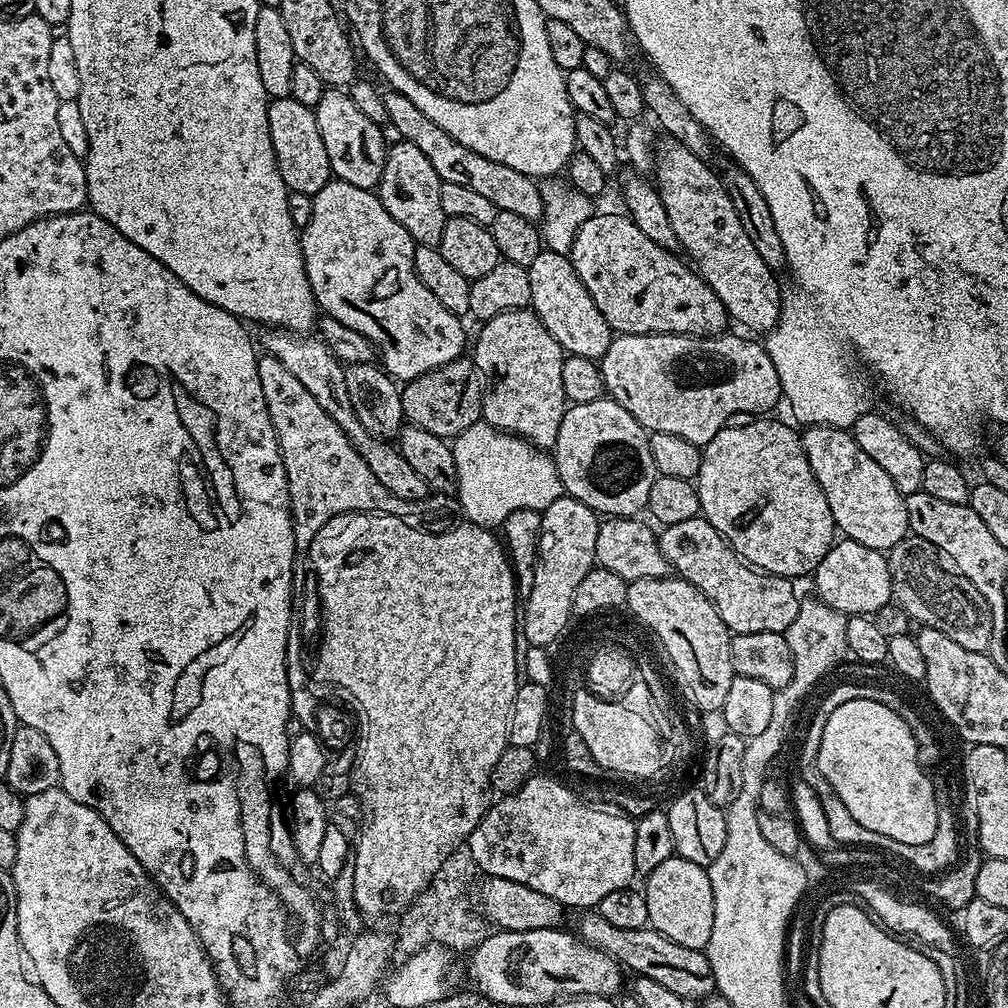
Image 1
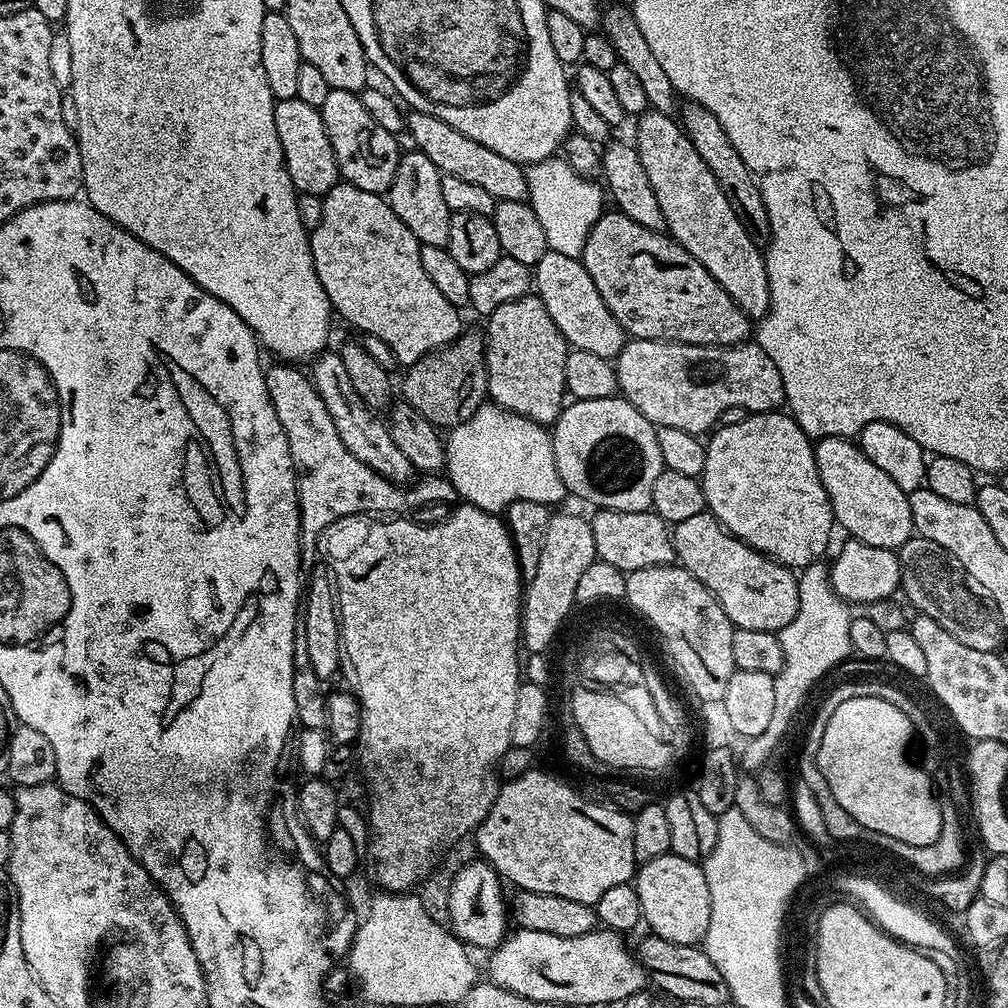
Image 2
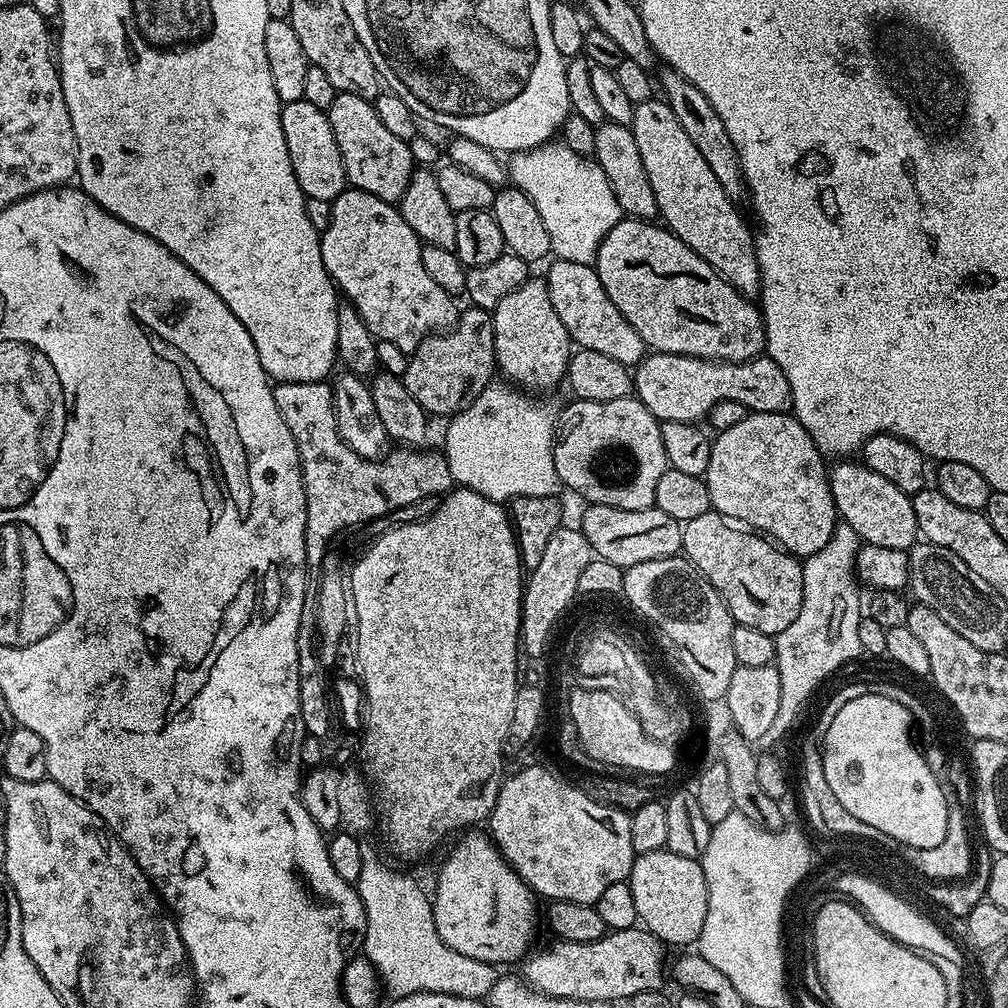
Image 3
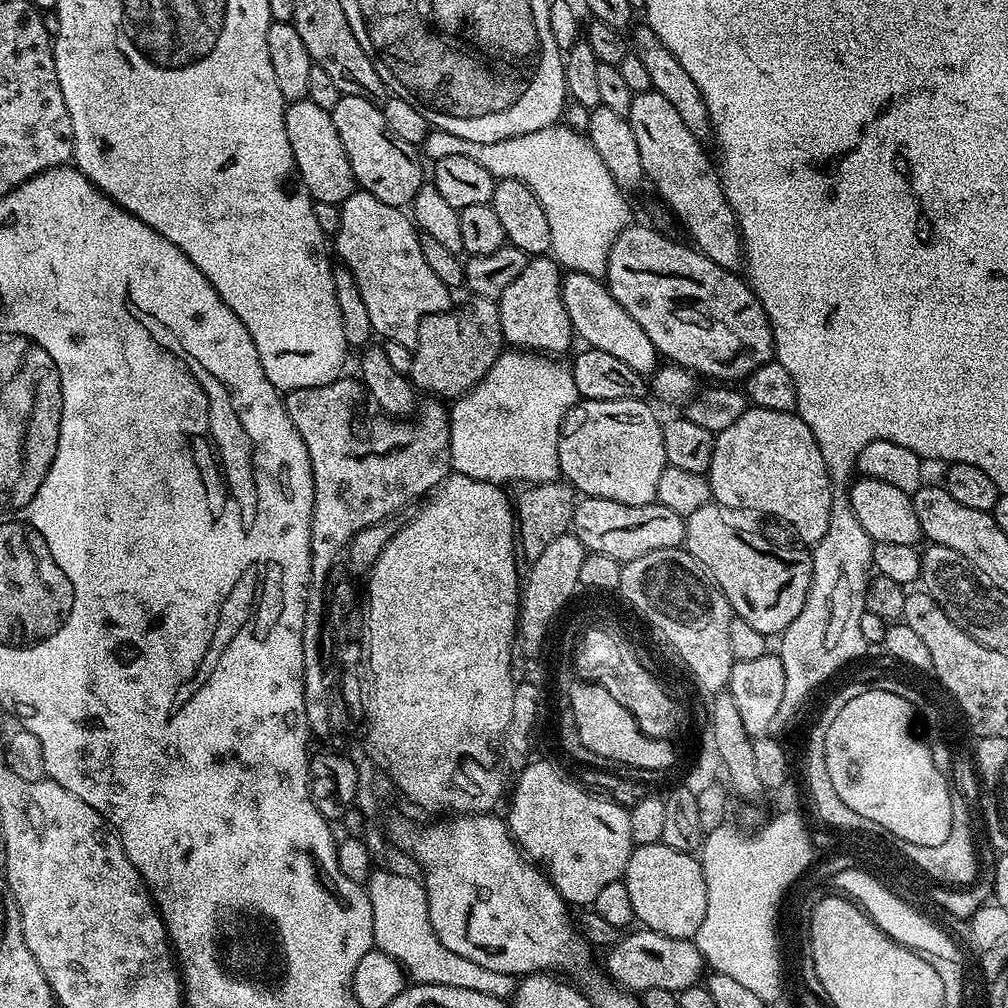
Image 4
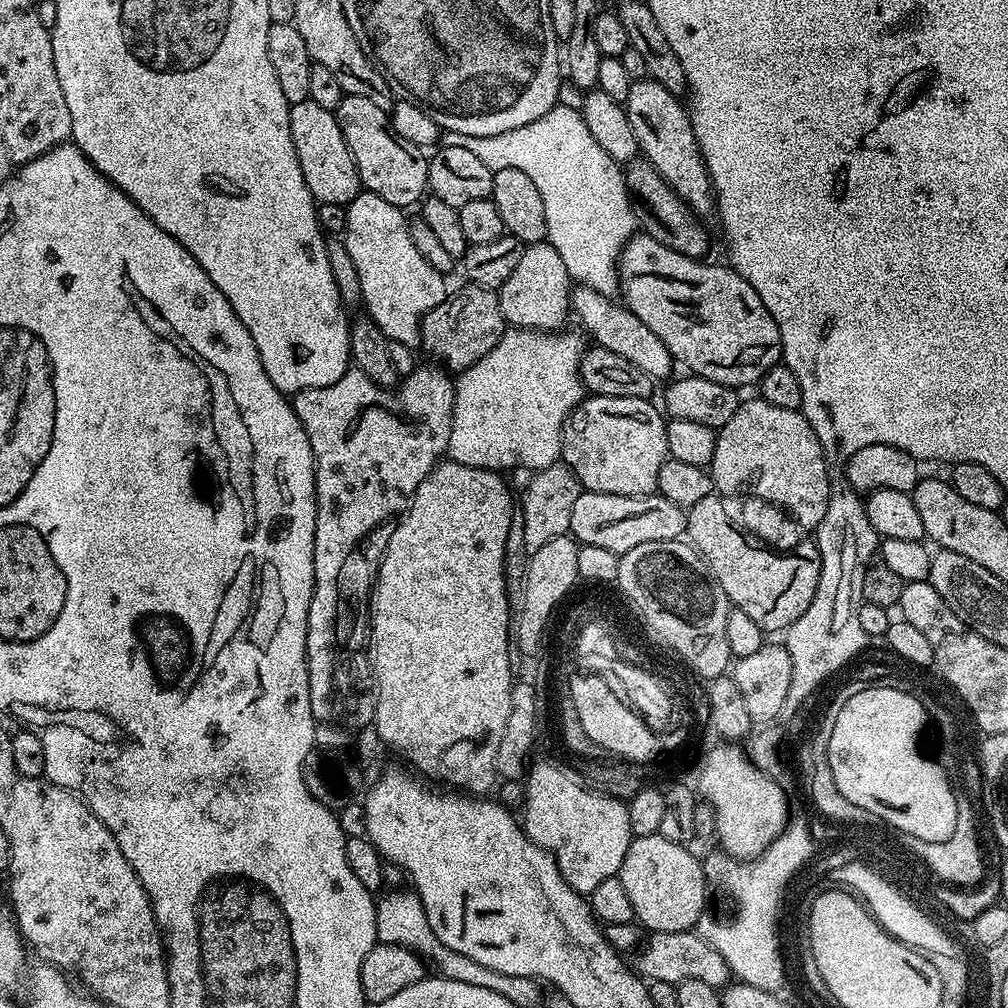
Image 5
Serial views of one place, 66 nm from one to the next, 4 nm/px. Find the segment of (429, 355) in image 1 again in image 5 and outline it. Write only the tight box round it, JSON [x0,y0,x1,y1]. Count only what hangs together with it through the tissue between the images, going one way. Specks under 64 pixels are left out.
[343,190,450,350]

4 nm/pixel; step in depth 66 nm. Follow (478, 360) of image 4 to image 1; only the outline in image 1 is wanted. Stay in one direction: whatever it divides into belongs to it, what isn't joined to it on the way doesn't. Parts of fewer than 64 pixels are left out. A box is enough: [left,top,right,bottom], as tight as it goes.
[400,358,482,441]

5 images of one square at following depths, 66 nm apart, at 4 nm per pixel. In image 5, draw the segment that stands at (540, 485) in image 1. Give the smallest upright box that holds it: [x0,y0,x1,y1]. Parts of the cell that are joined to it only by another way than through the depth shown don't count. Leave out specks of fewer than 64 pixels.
[447,328,586,470]

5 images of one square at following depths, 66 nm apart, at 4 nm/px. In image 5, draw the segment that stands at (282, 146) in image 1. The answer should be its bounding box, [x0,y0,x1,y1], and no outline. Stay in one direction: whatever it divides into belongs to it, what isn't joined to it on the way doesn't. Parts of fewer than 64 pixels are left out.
[290,100,362,205]

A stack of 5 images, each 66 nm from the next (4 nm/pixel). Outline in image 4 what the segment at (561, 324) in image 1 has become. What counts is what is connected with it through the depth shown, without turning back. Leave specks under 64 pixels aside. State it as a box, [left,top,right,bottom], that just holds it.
[560,271,658,374]

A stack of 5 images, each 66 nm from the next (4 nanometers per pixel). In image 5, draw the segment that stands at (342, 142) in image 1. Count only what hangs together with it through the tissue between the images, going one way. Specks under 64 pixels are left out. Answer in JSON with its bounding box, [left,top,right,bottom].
[335,94,429,210]

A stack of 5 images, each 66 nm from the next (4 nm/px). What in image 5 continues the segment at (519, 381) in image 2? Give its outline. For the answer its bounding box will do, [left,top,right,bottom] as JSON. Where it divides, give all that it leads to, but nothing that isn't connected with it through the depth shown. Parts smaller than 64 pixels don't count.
[498,243,574,332]

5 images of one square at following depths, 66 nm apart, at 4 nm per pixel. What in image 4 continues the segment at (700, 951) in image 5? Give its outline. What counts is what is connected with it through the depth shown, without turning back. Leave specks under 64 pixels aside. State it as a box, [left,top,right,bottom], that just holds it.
[606,930,706,994]

